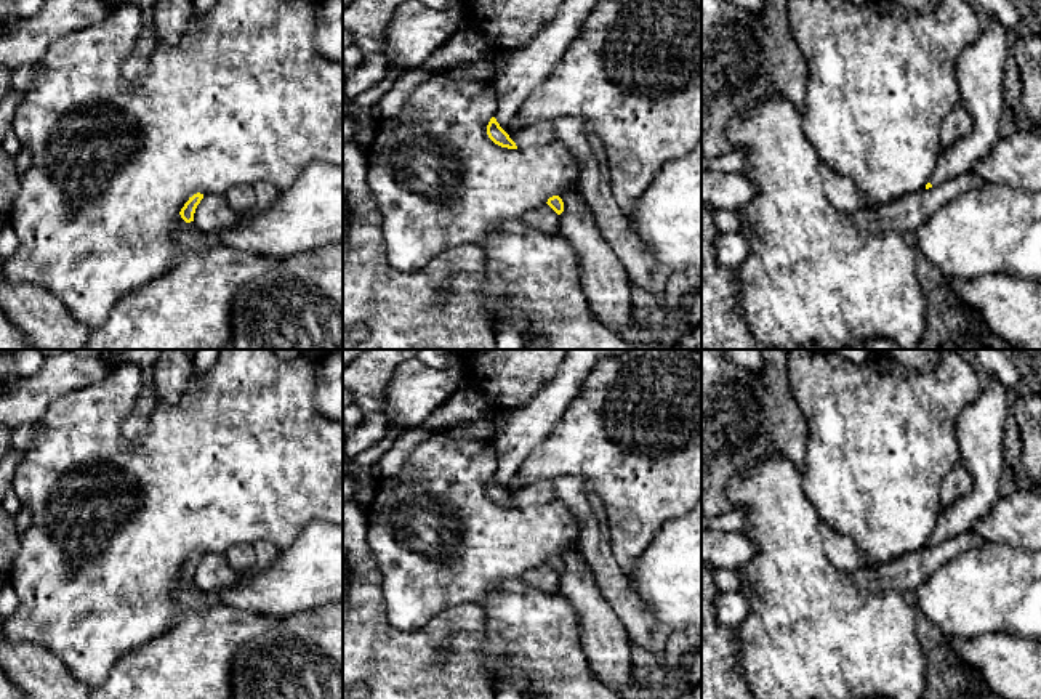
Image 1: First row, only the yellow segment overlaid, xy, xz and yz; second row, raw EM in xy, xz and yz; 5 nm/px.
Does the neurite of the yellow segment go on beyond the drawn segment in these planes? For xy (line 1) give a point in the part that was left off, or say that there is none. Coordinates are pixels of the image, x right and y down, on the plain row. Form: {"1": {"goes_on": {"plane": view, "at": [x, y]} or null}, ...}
{"1": {"goes_on": null}}

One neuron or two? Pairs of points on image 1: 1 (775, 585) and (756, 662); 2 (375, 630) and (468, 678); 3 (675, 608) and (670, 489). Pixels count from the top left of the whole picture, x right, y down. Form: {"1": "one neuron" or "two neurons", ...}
{"1": "one neuron", "2": "one neuron", "3": "two neurons"}

